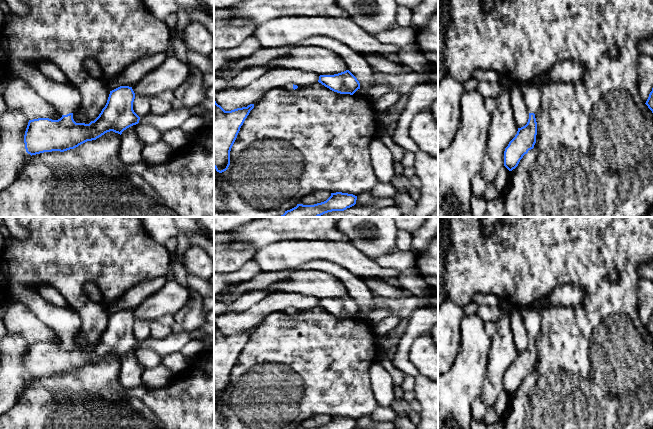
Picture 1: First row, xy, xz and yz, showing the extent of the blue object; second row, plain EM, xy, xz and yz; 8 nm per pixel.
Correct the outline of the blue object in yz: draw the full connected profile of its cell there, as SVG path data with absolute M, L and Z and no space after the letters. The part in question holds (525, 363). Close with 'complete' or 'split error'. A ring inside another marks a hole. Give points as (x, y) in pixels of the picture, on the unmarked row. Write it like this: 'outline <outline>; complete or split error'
outline M531 307L521 309L523 322L528 332L529 343L525 350L518 352L517 358L504 375L504 390L512 395L529 374L534 372L537 359L535 337L541 330L540 312Z; split error

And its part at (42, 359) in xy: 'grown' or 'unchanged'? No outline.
grown

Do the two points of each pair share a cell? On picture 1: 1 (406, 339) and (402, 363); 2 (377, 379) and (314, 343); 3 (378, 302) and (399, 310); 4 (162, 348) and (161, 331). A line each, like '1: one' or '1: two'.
1: one
2: two
3: one
4: two

